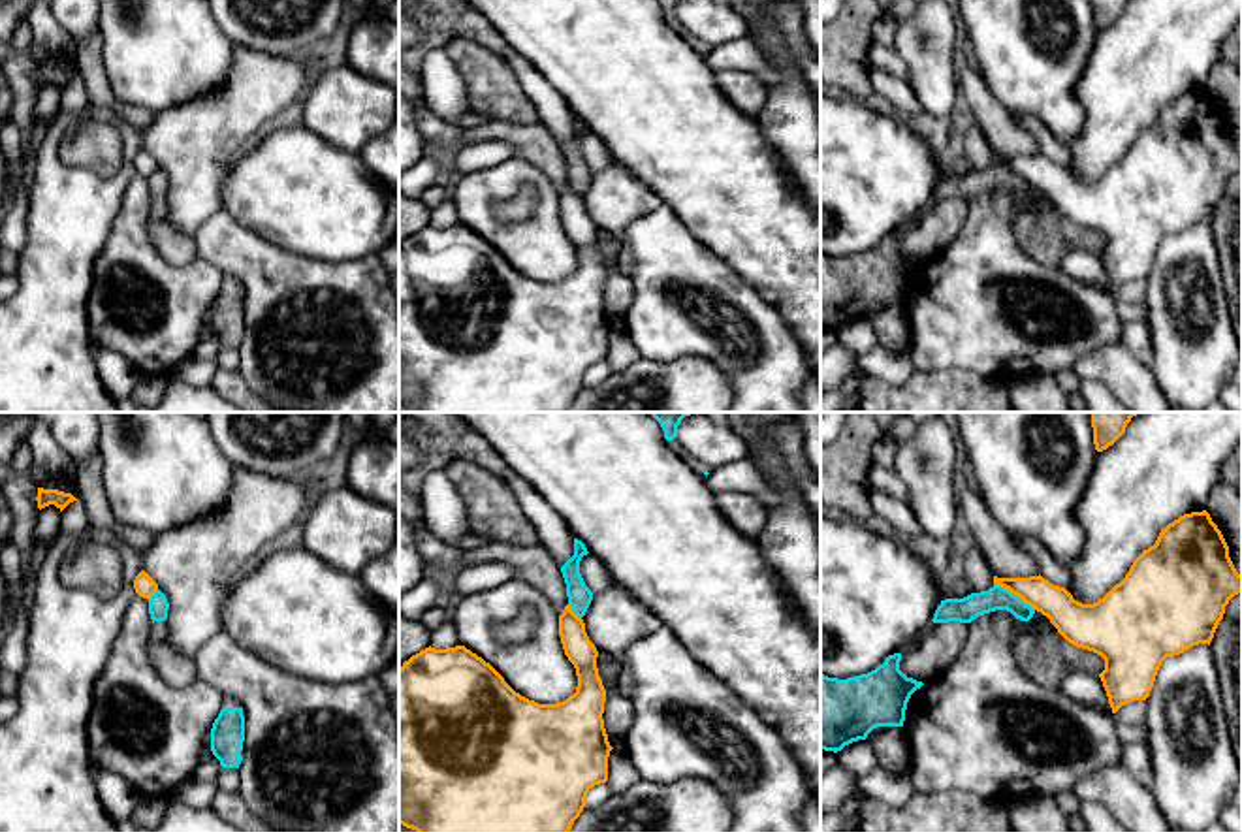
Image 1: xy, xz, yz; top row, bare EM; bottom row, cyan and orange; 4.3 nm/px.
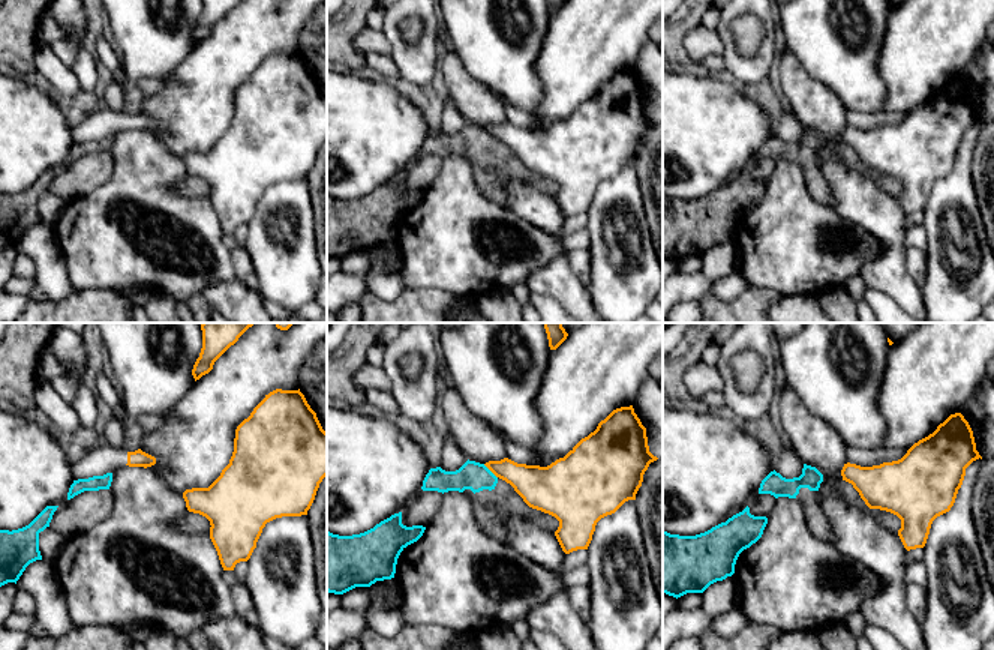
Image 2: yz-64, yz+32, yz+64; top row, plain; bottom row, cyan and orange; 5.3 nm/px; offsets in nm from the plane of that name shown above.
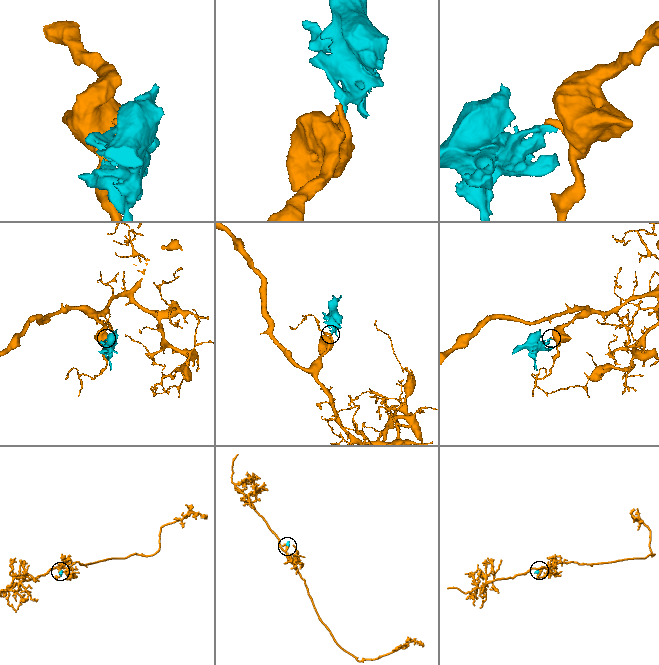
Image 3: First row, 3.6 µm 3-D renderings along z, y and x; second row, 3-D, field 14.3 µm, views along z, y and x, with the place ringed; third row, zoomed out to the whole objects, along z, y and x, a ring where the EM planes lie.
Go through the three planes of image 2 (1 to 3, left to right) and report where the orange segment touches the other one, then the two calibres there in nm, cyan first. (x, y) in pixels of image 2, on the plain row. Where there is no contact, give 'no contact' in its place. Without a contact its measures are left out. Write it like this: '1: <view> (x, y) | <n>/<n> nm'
1: no contact
2: yz+32 (491, 135) | 150/200 nm
3: no contact

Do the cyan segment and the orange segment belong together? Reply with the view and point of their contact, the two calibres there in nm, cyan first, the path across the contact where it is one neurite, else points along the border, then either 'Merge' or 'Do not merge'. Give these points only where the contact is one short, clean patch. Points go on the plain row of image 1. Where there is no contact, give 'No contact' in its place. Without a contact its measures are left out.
Touches cyan at yz (1015, 174). Thickness 110 nm (cyan) against 150 nm. Boundary: yz (994, 162), (1000, 162), (1035, 187). Do not merge

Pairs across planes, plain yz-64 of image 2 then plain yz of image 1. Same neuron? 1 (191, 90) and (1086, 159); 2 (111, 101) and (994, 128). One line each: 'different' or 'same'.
1: same
2: different

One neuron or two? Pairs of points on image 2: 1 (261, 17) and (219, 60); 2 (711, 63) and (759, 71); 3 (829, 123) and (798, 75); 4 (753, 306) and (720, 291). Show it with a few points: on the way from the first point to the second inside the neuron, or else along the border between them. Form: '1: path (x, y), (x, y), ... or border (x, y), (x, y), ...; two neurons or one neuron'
1: path (252, 27), (230, 50); one neuron
2: border (721, 56), (730, 77); two neurons
3: path (822, 111), (799, 87); one neuron
4: border (753, 287), (730, 300), (718, 300), (712, 294); two neurons

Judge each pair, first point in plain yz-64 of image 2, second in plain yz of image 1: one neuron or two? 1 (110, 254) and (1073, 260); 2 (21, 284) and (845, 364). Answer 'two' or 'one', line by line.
1: two
2: two

